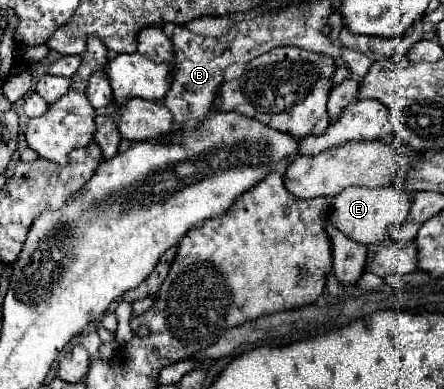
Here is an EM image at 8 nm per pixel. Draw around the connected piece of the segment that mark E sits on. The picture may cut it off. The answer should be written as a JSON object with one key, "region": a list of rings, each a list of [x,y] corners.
{"region":[[[394,185],[378,187],[378,189],[366,189],[366,187],[348,187],[338,197],[332,199],[330,207],[330,223],[338,227],[346,237],[358,241],[358,243],[380,243],[386,237],[386,227],[406,219],[410,213],[410,195],[406,191],[398,191]]]}

